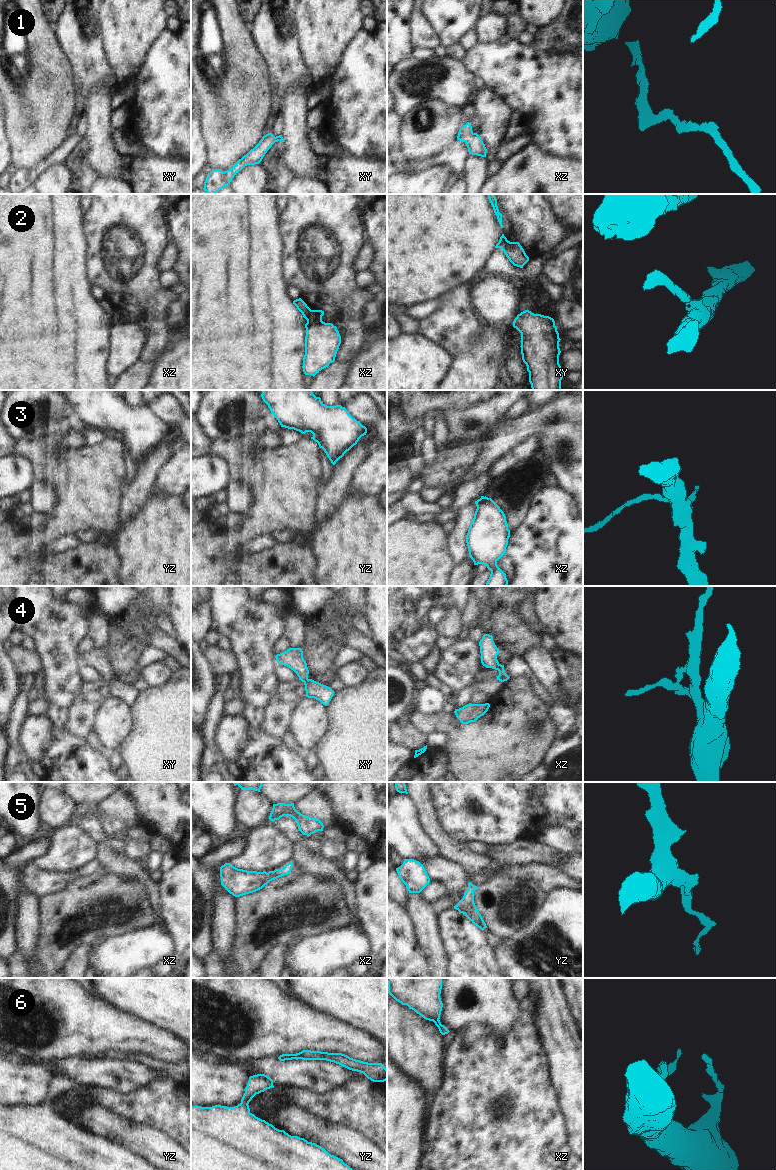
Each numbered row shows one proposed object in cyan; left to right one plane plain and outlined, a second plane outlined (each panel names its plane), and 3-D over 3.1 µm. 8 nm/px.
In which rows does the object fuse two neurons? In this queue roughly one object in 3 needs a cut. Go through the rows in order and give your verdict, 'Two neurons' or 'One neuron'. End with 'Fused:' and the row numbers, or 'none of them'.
1: One neuron
2: Two neurons
3: Two neurons
4: Two neurons
5: One neuron
6: One neuron
Fused: 2, 3, 4

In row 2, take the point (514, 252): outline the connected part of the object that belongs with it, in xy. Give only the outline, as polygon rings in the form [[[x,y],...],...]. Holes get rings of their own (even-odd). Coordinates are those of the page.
[[[507,240],[504,253],[514,266],[520,268],[523,268],[523,266],[529,261],[529,257],[526,255],[519,242],[510,242]]]

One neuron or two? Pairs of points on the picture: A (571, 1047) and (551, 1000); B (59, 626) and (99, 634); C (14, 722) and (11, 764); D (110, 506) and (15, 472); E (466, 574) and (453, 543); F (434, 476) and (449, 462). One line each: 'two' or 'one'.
A: one
B: two
C: one
D: two
E: two
F: one

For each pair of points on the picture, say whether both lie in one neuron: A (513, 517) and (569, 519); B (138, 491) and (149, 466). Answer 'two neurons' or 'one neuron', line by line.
A: two neurons
B: one neuron

